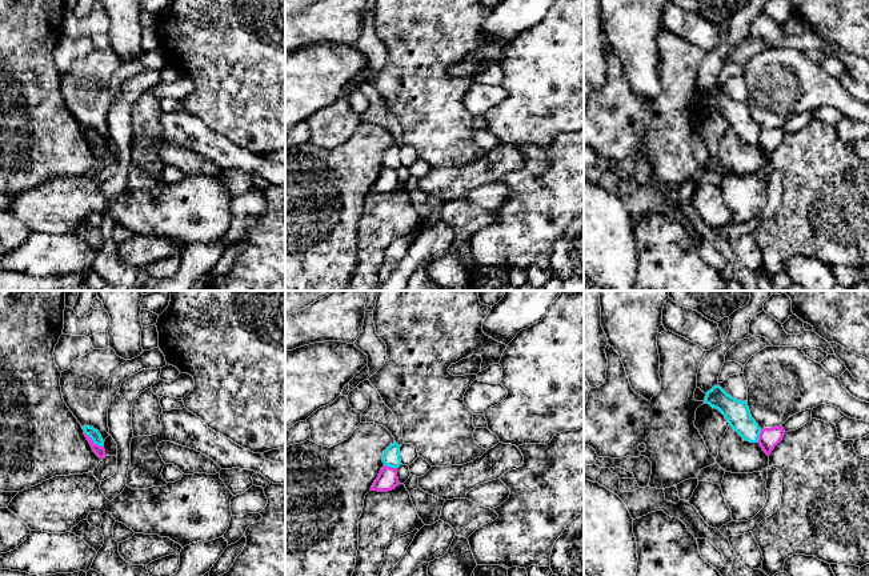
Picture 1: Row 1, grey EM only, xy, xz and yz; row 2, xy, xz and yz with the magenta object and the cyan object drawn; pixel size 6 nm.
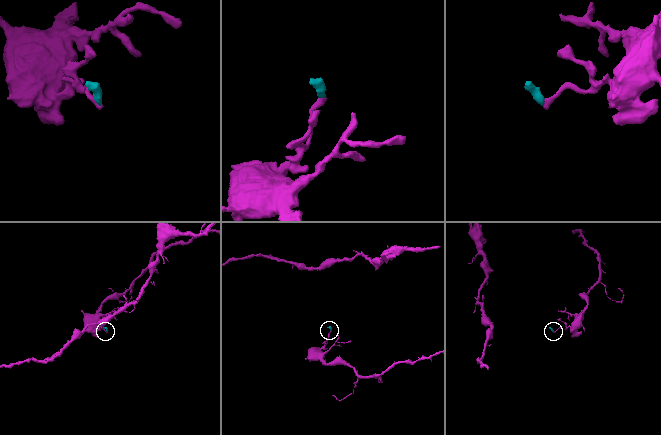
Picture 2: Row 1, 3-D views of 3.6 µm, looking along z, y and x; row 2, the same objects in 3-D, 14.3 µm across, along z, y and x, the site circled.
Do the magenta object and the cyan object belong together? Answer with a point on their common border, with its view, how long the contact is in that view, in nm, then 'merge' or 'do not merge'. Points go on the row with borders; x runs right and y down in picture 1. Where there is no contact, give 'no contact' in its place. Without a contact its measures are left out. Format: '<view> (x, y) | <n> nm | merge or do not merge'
xy (92, 442) | 160 nm | do not merge

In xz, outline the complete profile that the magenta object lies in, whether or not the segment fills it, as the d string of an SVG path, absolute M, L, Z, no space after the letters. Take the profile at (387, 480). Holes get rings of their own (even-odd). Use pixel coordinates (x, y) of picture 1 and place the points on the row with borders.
M384 465L371 491L388 492L399 485L397 469Z

